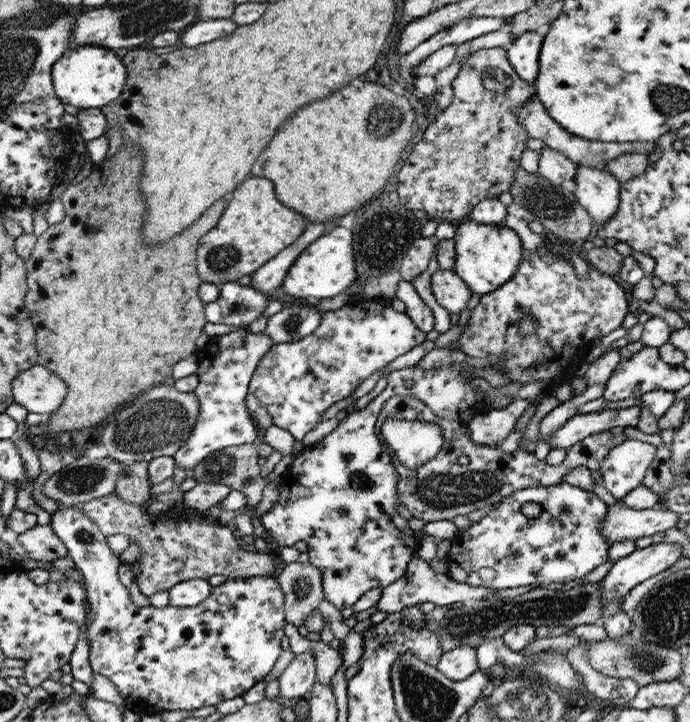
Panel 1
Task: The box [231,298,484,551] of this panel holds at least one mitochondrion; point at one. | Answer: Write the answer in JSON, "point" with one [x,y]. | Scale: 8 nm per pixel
{"point":[292,323]}

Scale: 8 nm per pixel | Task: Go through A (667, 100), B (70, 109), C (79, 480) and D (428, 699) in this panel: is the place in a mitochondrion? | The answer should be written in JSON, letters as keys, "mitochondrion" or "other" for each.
{"A":"mitochondrion","B":"other","C":"mitochondrion","D":"mitochondrion"}

